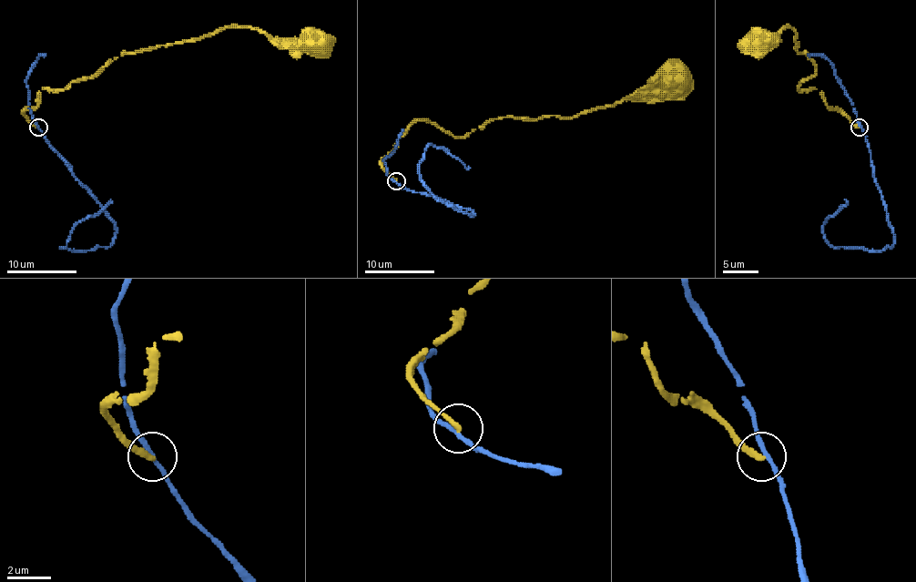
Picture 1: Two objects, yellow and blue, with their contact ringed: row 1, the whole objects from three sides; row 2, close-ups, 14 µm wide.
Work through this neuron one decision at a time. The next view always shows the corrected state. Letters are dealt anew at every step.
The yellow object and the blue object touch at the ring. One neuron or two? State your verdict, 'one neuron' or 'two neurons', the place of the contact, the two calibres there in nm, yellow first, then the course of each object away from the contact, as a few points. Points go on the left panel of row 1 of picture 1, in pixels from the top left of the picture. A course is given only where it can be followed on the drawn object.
two neurons; place (38, 127); calibres 280 and 200 nm; course yellow (38, 127), (23, 114), (42, 89), (91, 78), (137, 50), (226, 27), (256, 27), (279, 45), (314, 43); course blue (38, 127), (116, 229), (108, 247), (63, 249), (72, 229), (110, 199)

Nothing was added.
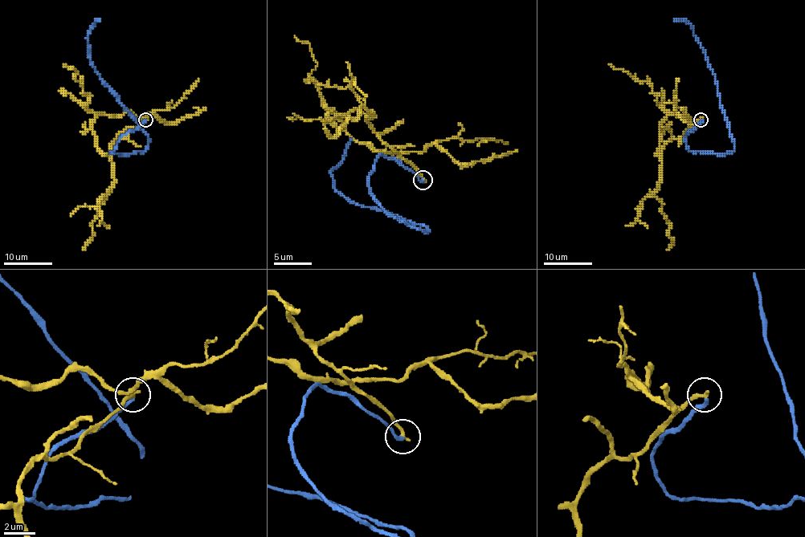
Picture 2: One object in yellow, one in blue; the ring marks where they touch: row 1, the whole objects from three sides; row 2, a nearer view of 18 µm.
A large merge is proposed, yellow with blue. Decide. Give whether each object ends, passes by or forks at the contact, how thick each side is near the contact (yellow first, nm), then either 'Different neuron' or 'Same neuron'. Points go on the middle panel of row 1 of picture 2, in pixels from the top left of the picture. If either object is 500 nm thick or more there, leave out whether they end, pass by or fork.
At the ring yellow ends. At the ring blue ends. Thickness 280 nm (yellow) against 200 nm. Same neuron

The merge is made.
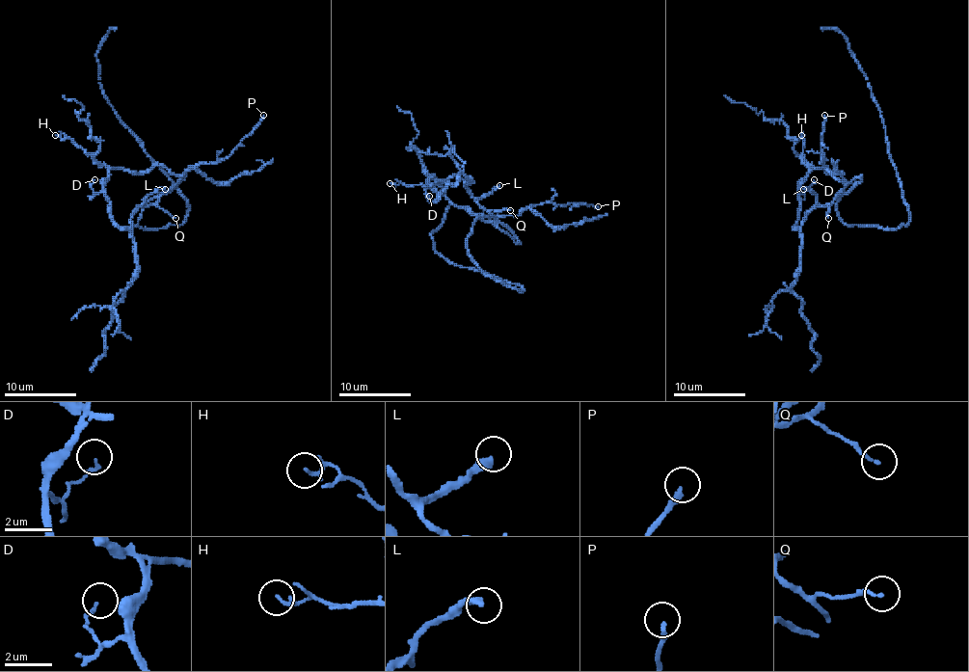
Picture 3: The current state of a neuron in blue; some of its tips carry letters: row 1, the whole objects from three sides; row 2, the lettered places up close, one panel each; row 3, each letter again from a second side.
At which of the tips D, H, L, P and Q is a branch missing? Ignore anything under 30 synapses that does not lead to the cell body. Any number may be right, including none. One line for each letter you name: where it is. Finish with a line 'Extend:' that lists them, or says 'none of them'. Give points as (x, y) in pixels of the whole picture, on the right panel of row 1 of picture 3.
L: at (803, 189)
Extend: L

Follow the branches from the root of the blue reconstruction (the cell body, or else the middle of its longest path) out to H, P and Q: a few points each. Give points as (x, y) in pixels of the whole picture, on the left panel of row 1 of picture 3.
H: (140, 218), (157, 196), (131, 216), (129, 227), (120, 227), (104, 187), (107, 169), (63, 133), (55, 135)
P: (140, 218), (159, 198), (120, 227), (104, 187), (111, 169), (165, 166), (183, 174), (221, 162), (263, 115)
Q: (140, 218), (144, 206), (156, 196), (159, 198), (156, 203), (175, 218)

